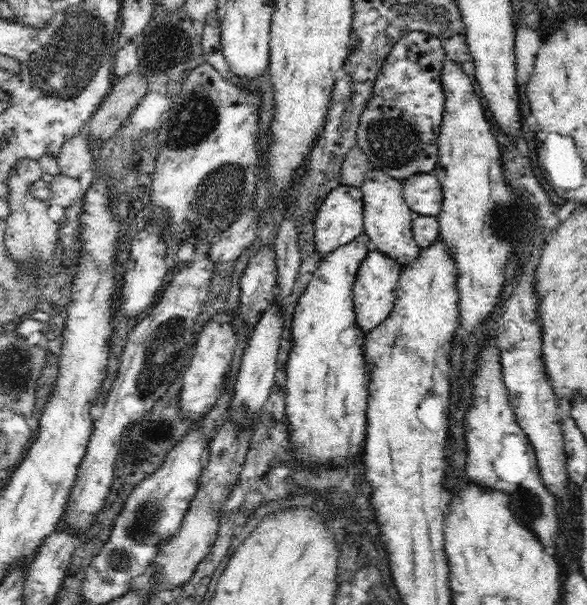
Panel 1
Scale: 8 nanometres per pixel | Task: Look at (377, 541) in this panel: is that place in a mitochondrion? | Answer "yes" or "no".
no

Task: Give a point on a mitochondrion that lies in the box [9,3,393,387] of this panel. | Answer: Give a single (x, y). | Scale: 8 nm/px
(64, 71)

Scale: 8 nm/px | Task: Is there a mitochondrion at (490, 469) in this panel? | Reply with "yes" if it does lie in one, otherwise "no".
no

